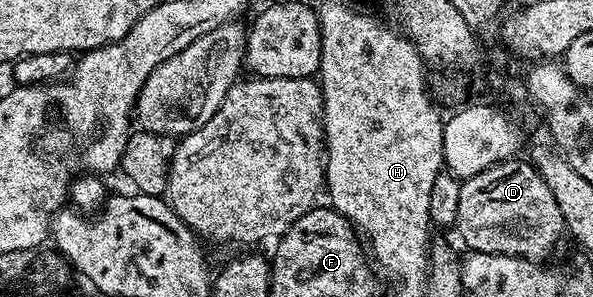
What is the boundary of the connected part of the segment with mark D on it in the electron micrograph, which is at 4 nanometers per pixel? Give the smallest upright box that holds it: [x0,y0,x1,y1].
[454,157,565,264]

